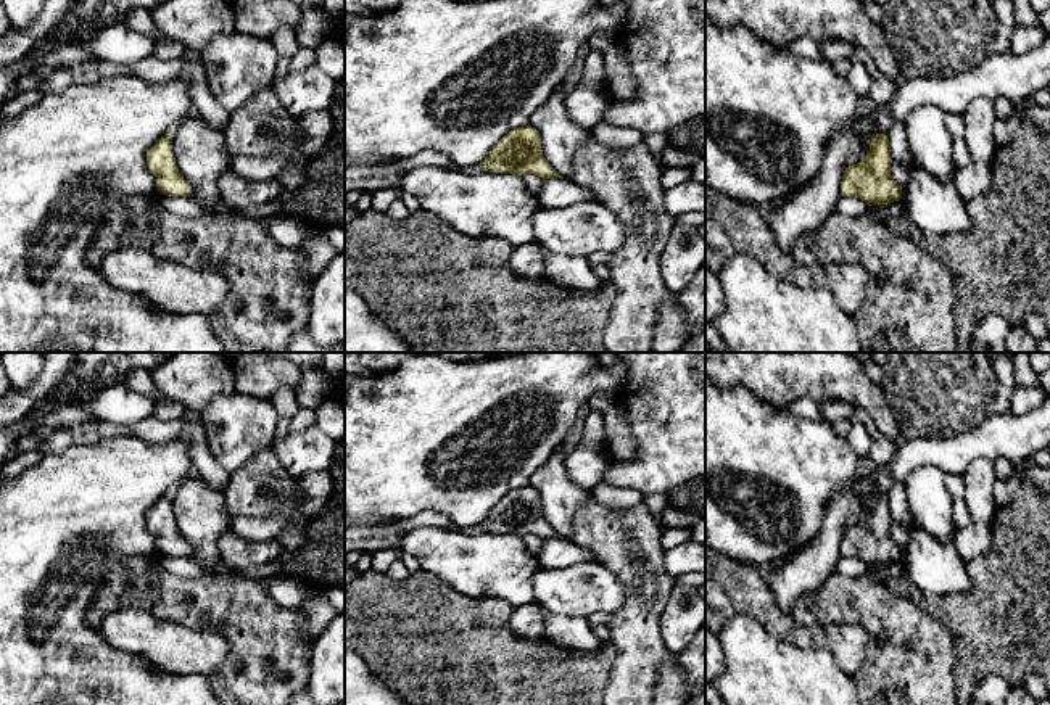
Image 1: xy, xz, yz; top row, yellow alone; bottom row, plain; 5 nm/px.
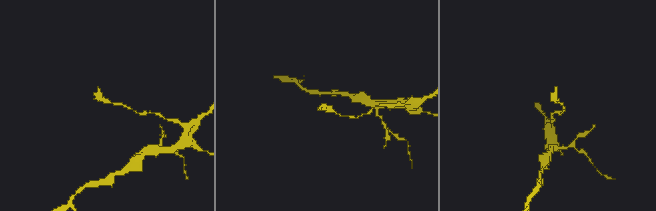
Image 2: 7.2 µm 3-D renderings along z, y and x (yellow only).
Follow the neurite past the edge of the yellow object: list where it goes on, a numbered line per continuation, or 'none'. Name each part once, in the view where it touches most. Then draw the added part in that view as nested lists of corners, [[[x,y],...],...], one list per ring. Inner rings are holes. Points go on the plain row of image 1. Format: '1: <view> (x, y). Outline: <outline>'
1: xz (429, 517). Outline: [[[425,510],[425,512],[422,512],[415,517],[404,518],[404,520],[396,520],[395,525],[399,526],[401,530],[404,530],[404,531],[415,530],[419,526],[435,526],[435,528],[446,528],[446,530],[461,530],[461,531],[465,531],[469,534],[485,533],[483,528],[480,526],[480,523],[475,525],[475,526],[470,526],[467,530],[457,528],[444,513],[435,512],[435,510]]]

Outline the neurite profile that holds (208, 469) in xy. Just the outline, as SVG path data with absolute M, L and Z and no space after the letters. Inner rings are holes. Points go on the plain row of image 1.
M188 420L177 439L188 444L192 464L200 478L222 493L229 483L230 473L225 472L211 454L203 425Z

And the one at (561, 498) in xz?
M559 446L551 457L531 473L530 486L541 497L546 522L565 541L573 539L575 513L588 501L589 491L573 483L565 470L565 456Z

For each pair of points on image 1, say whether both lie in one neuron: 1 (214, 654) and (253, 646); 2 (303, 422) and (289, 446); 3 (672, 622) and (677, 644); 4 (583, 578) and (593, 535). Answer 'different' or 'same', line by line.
1: different
2: different
3: same
4: different

